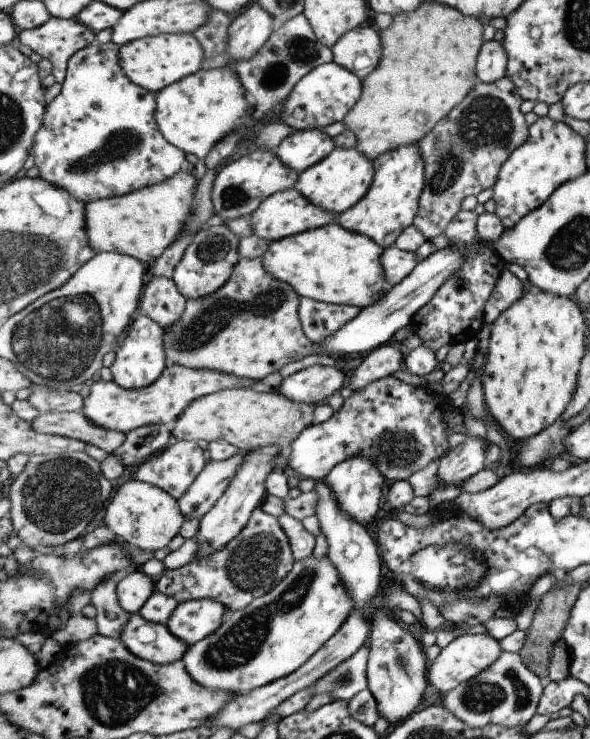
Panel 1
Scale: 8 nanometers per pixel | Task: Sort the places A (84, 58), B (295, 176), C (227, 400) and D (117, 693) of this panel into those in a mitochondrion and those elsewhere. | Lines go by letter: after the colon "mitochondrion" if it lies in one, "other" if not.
A: other
B: other
C: other
D: mitochondrion

